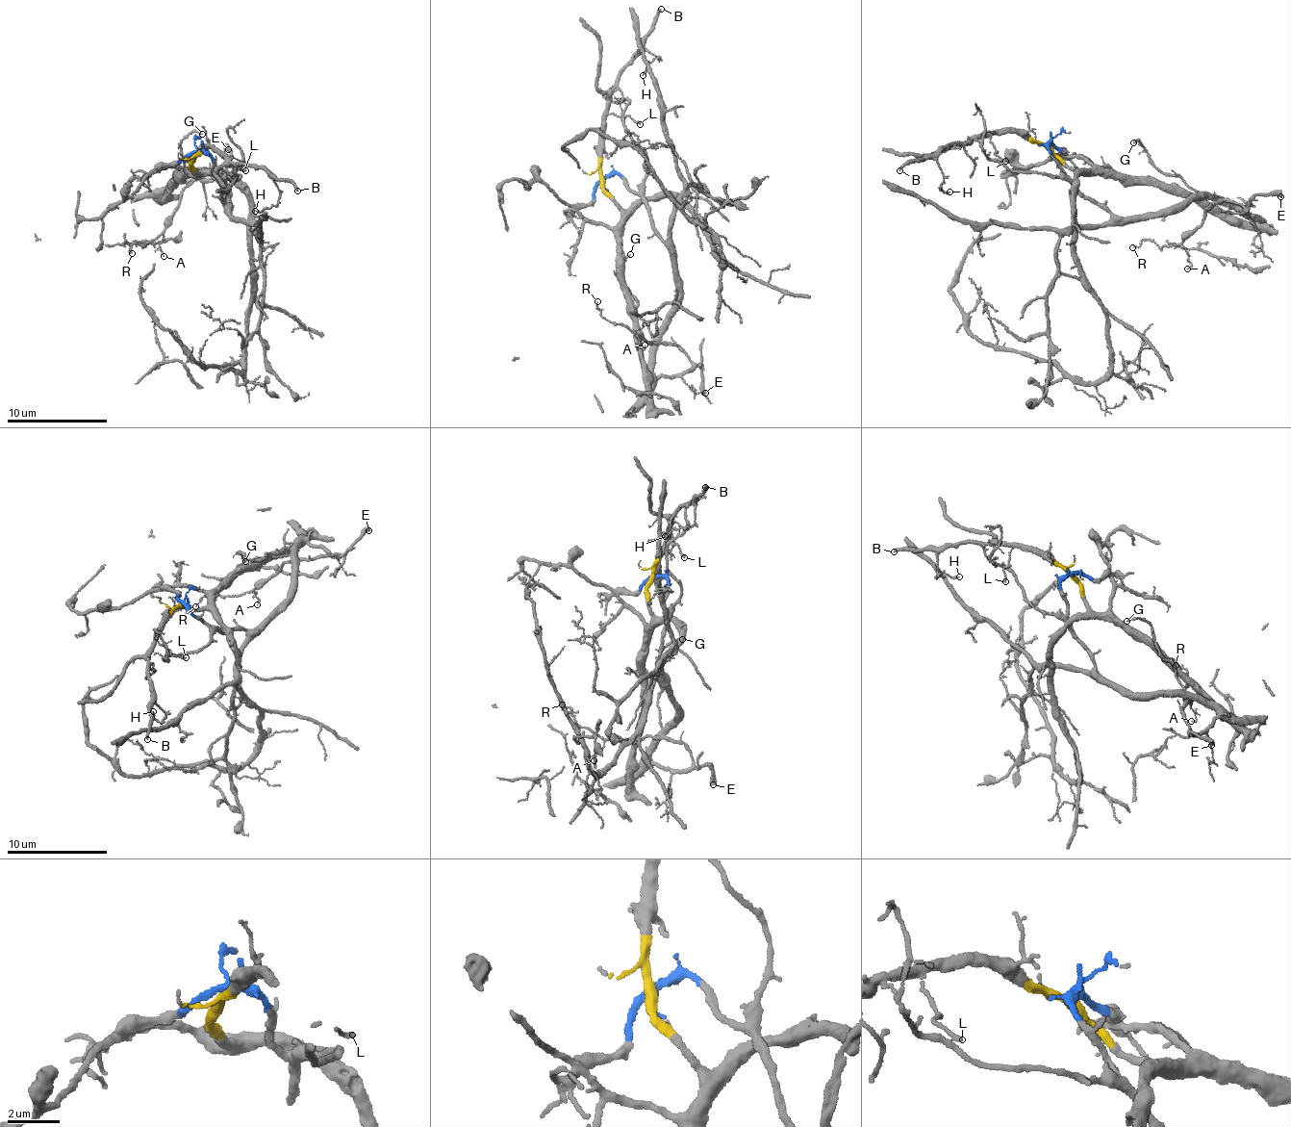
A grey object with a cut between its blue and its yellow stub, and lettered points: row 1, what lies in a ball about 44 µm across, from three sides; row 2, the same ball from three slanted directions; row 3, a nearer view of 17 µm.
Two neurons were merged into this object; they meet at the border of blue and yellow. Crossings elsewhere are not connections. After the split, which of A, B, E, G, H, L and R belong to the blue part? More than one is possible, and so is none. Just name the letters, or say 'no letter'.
A, E, G, R

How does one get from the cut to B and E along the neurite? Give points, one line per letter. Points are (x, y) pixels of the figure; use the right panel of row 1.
B: (1050, 145), (1025, 140), (1015, 132), (970, 138), (908, 162), (900, 170)
E: (1050, 142), (1054, 162), (1086, 196), (1119, 217), (1144, 216), (1202, 197), (1247, 206), (1255, 195), (1281, 197)

